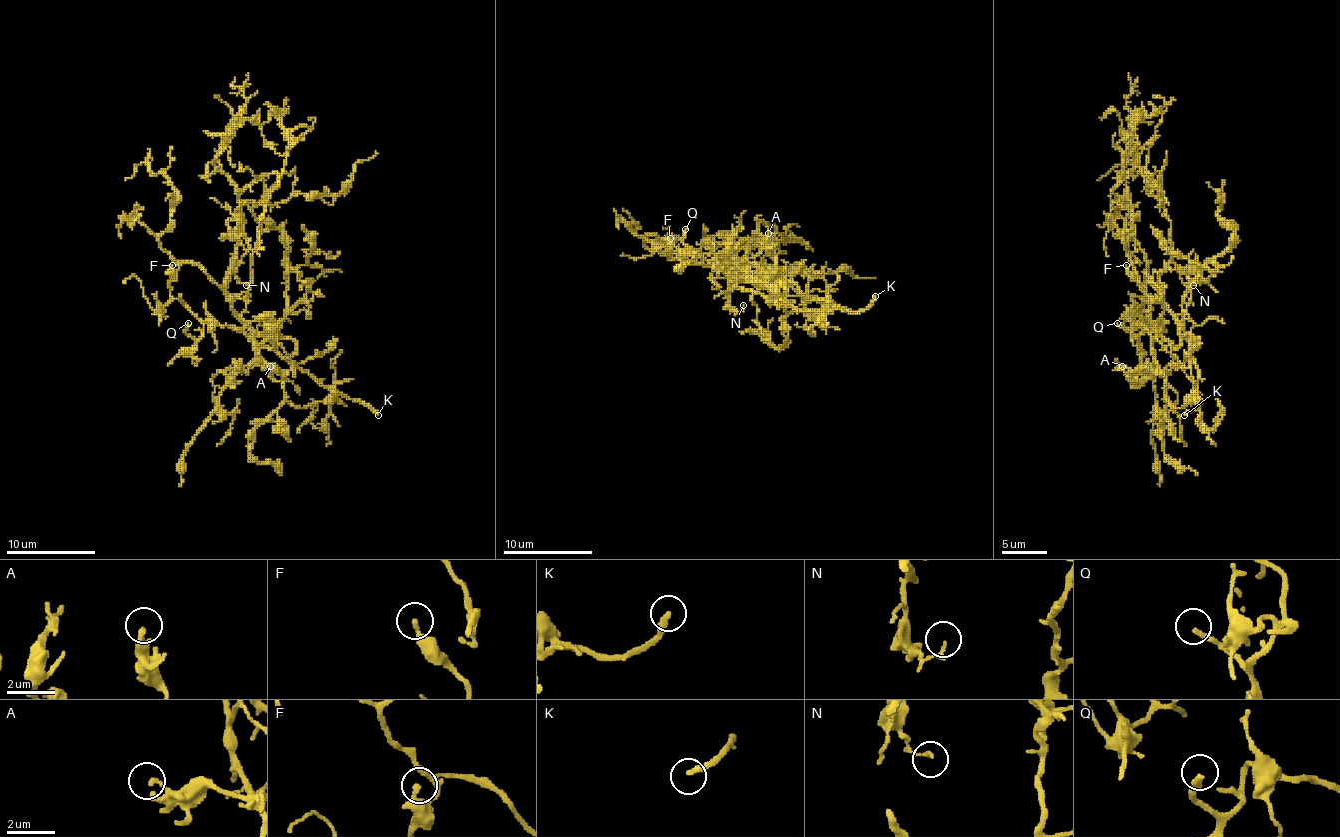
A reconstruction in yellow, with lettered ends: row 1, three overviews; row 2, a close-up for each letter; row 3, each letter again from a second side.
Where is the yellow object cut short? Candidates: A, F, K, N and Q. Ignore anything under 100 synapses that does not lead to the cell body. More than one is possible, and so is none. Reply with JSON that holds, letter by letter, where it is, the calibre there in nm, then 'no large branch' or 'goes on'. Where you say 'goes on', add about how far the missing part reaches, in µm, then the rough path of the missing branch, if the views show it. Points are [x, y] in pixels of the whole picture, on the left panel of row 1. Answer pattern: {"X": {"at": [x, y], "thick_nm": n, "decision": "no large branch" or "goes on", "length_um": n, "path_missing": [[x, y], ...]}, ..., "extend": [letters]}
{"A": {"at": [270, 366], "thick_nm": 170, "decision": "no large branch"}, "F": {"at": [172, 265], "thick_nm": 280, "decision": "no large branch"}, "K": {"at": [378, 415], "thick_nm": 240, "decision": "goes on", "length_um": 70}, "N": {"at": [246, 285], "thick_nm": 150, "decision": "no large branch"}, "Q": {"at": [188, 323], "thick_nm": 240, "decision": "no large branch"}, "extend": ["K"]}

